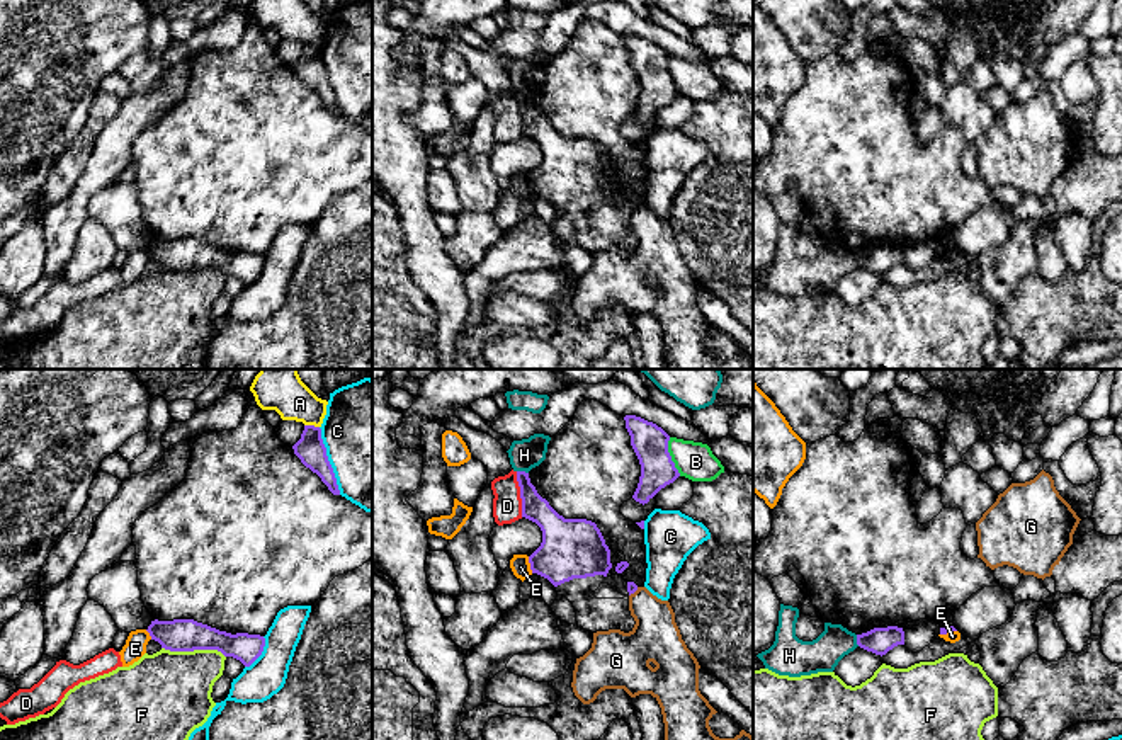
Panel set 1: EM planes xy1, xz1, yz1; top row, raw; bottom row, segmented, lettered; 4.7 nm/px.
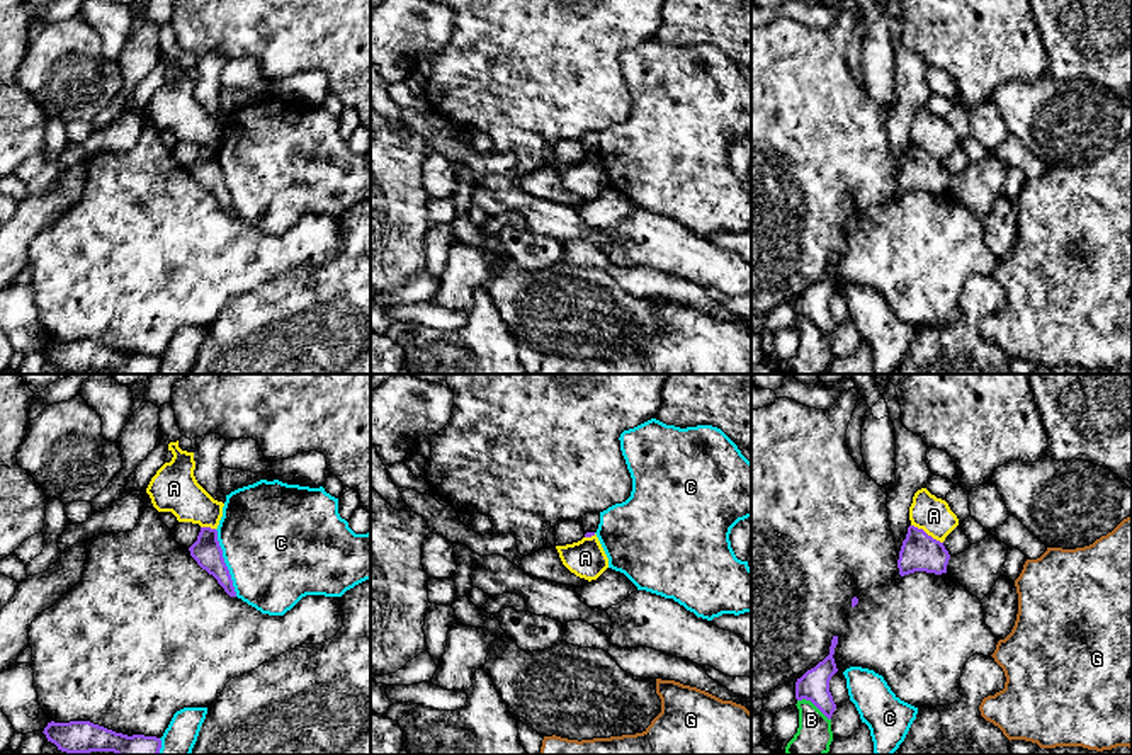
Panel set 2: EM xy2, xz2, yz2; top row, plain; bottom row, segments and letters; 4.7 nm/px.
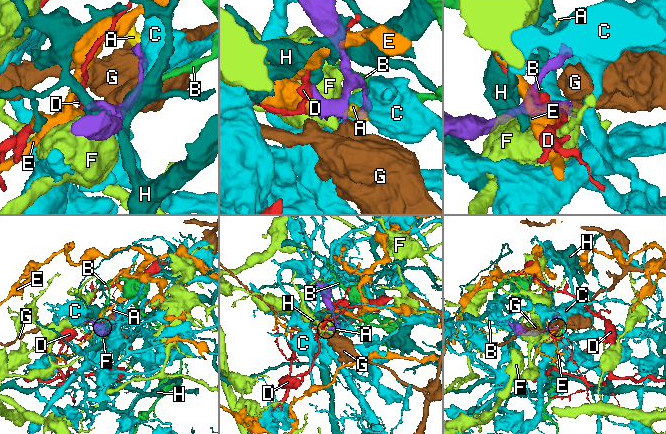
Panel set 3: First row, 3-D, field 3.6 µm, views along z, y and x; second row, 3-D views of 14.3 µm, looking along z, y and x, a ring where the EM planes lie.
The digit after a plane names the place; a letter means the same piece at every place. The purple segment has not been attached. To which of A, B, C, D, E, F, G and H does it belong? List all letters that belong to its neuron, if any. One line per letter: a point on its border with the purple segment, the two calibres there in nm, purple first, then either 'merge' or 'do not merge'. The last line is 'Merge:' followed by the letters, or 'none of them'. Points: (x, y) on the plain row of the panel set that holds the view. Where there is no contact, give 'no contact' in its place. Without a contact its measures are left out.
A: contact yz2 (925, 152); calibres 180 and 170 nm; do not merge
B: contact xz1 (670, 75); calibres 170 and 180 nm; do not merge
C: contact xy1 (328, 80); calibres 140 and 460 nm; do not merge
D: contact xz1 (521, 113); calibres 140 and 140 nm; do not merge
E: contact xz1 (531, 184); calibres 280 and 90 nm; do not merge
F: contact xy1 (194, 267); calibres 160 and 400 nm; do not merge
G: contact xz1 (633, 211); calibres 50 and 220 nm; do not merge
H: contact xz1 (522, 91); calibres 120 and 150 nm; do not merge
Merge: none of them

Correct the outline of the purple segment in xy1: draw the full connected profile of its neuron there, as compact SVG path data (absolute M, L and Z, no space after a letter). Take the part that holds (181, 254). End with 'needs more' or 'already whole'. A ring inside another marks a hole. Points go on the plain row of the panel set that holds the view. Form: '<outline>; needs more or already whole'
M194 238L151 240L151 259L170 270L218 269L250 286L264 270L265 257L248 252L226 252Z; already whole

